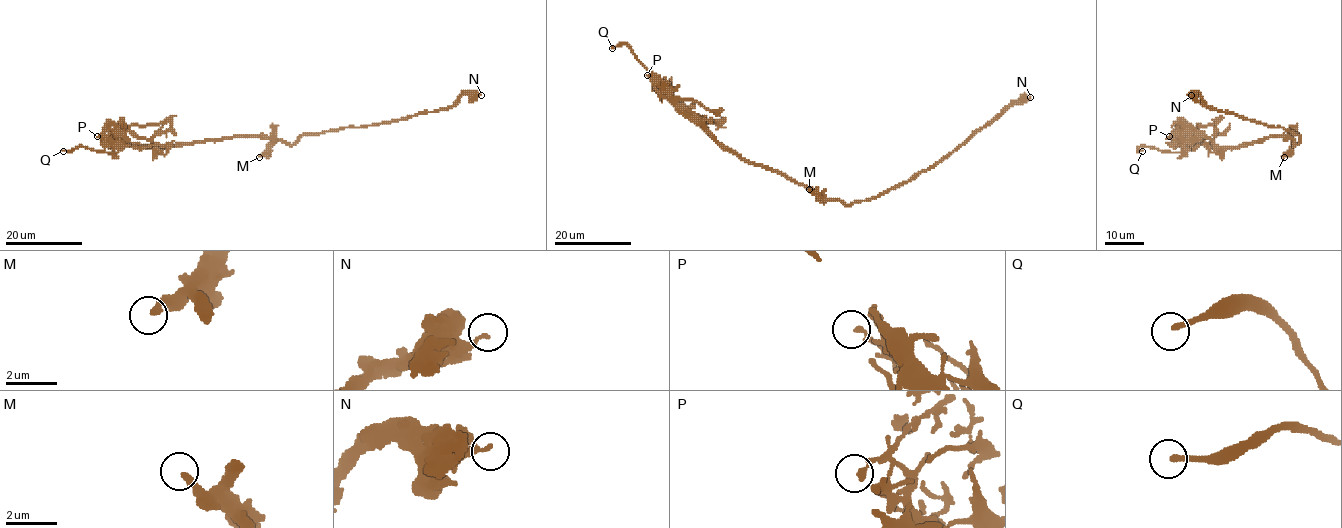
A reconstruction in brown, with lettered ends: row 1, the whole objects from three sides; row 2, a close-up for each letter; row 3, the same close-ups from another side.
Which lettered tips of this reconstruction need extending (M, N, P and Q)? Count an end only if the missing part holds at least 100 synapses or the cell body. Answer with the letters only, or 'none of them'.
Q

